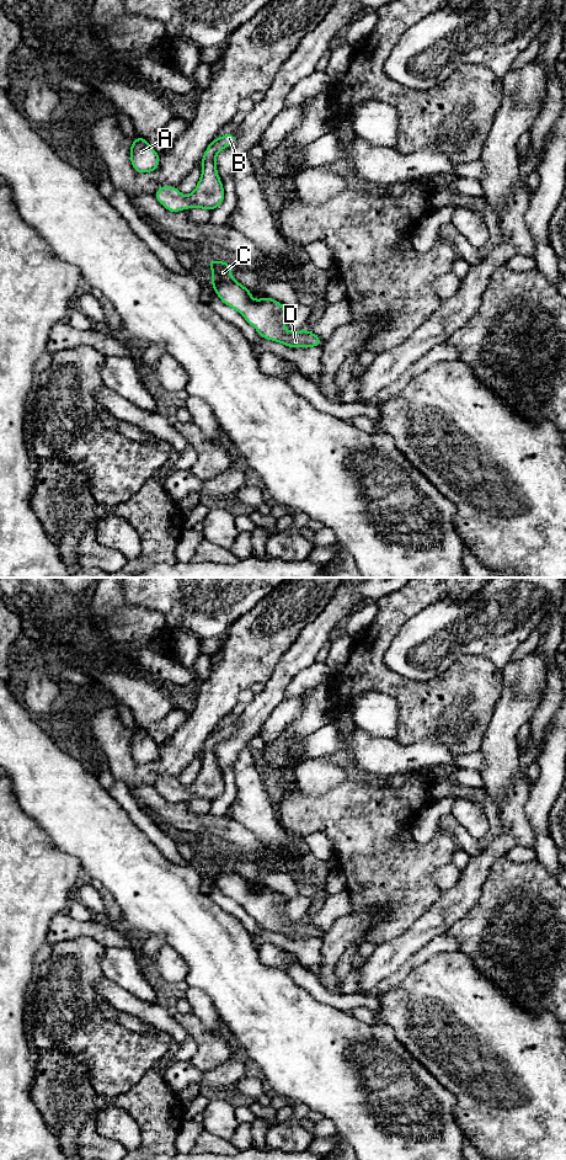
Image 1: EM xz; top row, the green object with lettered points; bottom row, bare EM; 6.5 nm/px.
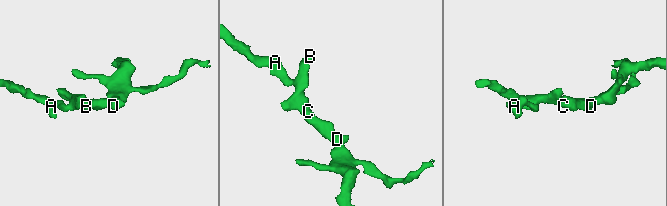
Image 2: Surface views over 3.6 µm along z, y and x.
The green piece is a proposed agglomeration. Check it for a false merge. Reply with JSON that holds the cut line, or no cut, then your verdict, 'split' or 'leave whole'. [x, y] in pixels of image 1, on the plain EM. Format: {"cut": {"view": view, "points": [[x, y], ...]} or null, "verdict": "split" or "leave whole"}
{"cut": null, "verdict": "leave whole"}

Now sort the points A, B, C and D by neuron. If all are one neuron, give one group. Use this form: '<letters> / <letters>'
A B C D

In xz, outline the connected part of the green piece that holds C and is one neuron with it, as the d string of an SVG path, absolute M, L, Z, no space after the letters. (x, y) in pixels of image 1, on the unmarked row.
M209 851L207 855L213 862L210 871L217 887L224 895L236 900L261 928L295 940L321 938L321 931L311 922L287 922L285 896L269 888L253 892L251 883L234 871L228 852Z

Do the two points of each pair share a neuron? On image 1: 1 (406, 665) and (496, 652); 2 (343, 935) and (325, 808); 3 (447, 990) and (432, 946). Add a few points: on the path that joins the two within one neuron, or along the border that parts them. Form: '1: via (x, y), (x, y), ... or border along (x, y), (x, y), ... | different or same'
1: via (428, 645), (474, 647) | same
2: border along (352, 910), (375, 914), (375, 921), (363, 938) | different
3: border along (457, 950), (441, 951), (411, 970) | different

